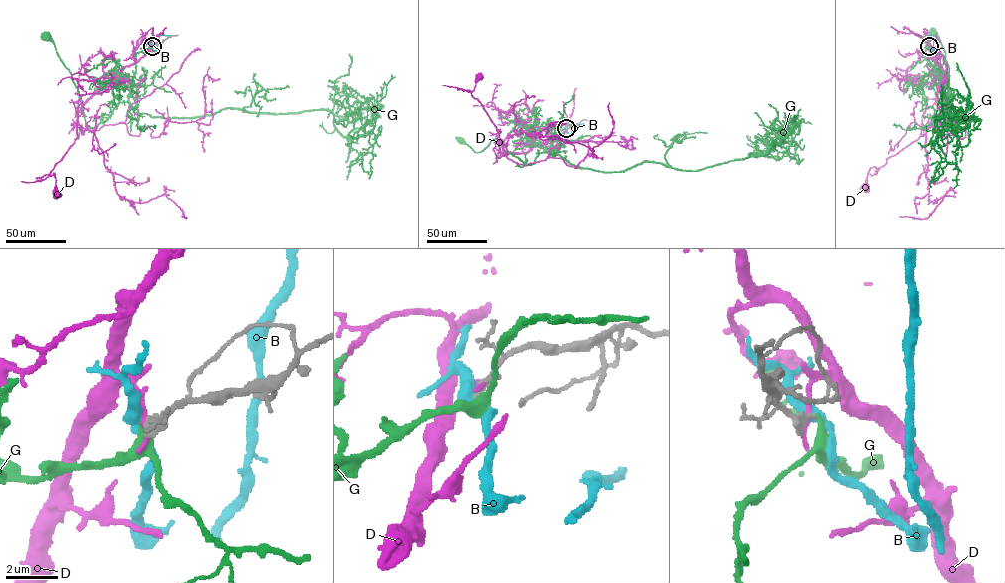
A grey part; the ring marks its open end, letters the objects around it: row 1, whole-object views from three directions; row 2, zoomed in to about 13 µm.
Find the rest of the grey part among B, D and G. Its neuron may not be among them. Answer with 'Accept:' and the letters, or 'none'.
Accept: G

